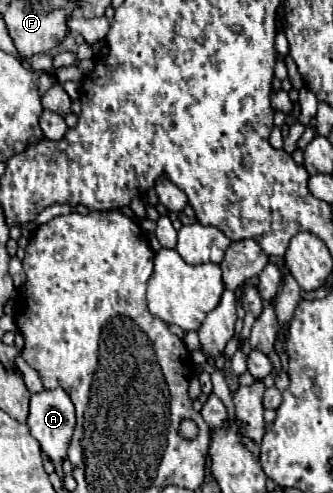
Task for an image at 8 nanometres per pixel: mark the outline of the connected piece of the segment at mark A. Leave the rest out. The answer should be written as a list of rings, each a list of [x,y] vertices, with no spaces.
[[[60,387],[30,397],[30,433],[38,439],[42,451],[52,459],[52,463],[64,461],[74,423],[74,405]]]

